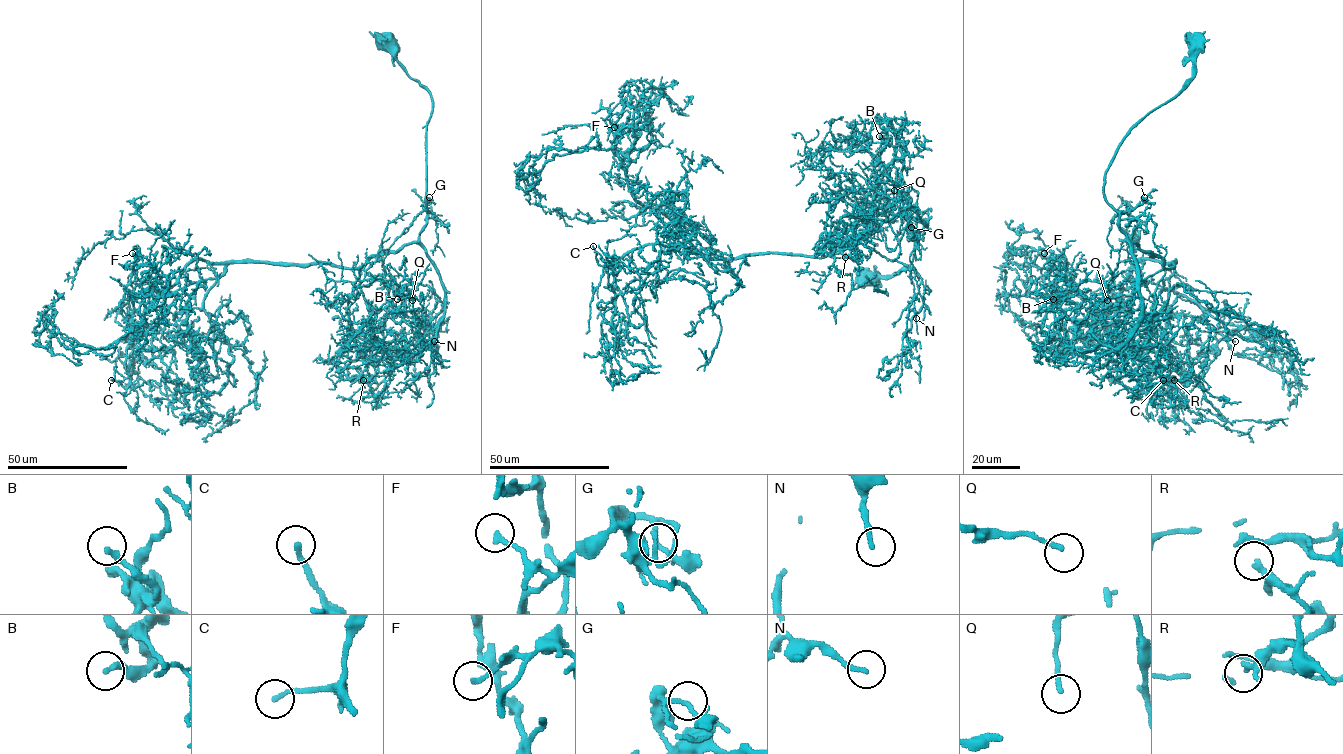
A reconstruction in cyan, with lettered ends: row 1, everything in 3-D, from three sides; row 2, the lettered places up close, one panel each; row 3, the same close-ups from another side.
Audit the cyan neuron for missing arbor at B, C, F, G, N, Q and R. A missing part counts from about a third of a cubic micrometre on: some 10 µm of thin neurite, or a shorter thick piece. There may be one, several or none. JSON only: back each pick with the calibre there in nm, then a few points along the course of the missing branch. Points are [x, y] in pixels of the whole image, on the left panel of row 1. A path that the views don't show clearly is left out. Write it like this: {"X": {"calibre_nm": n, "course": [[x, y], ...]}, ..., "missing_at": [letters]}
{"N": {"calibre_nm": 180}, "R": {"calibre_nm": 240}, "missing_at": ["N", "R"]}

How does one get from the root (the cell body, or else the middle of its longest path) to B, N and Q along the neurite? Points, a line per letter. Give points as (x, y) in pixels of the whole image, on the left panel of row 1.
B: (389, 45), (432, 100), (426, 225), (363, 269), (389, 286), (395, 312), (414, 290), (397, 299)
N: (389, 45), (432, 100), (426, 225), (372, 256), (360, 288), (374, 314), (427, 285), (434, 341)
Q: (389, 45), (432, 100), (426, 225), (416, 241), (372, 256), (363, 269), (389, 286), (395, 312), (412, 300)

